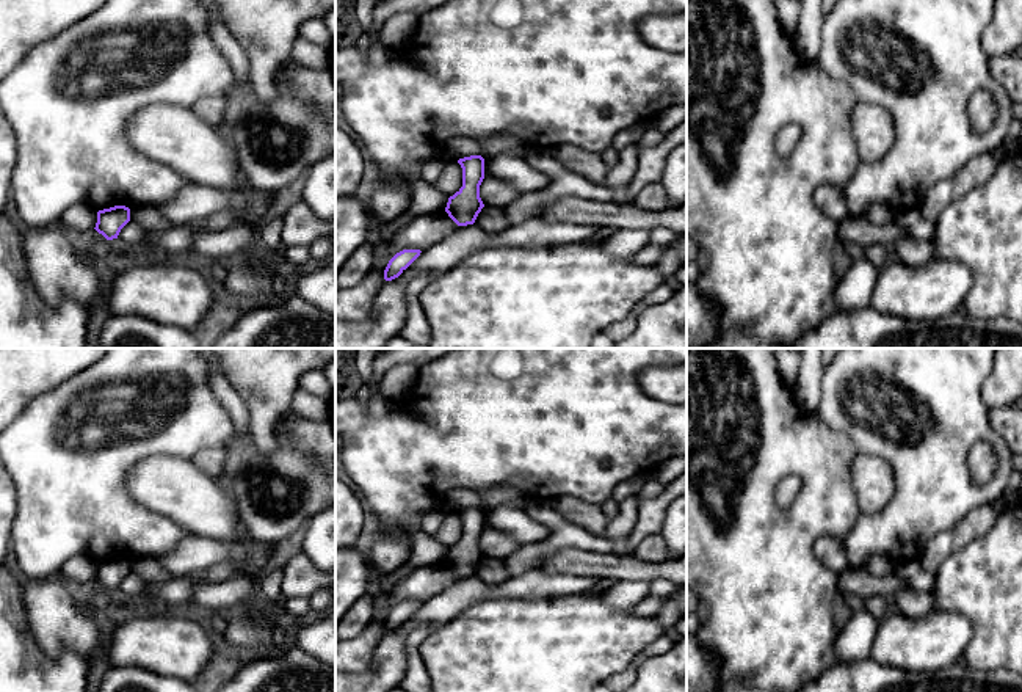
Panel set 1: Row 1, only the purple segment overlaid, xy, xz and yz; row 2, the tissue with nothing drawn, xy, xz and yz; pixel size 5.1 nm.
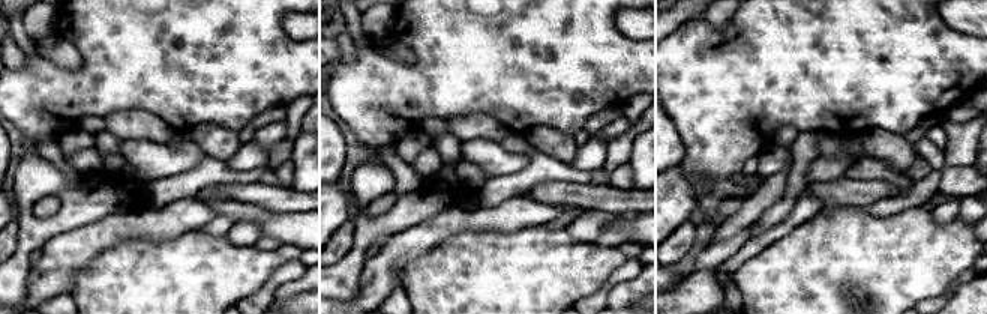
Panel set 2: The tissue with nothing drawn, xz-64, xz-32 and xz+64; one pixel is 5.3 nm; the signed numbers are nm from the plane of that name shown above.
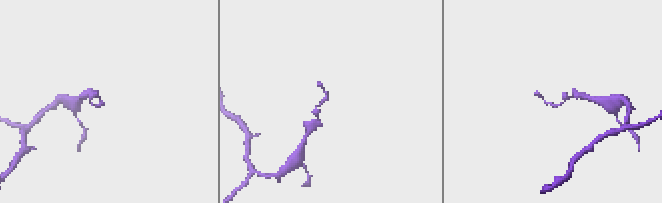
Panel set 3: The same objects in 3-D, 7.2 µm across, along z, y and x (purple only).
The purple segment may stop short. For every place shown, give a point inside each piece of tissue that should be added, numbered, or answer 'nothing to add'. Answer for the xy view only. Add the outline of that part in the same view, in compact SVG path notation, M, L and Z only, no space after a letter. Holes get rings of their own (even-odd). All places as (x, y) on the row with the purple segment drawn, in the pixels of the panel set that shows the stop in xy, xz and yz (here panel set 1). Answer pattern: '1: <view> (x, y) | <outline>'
nothing to add

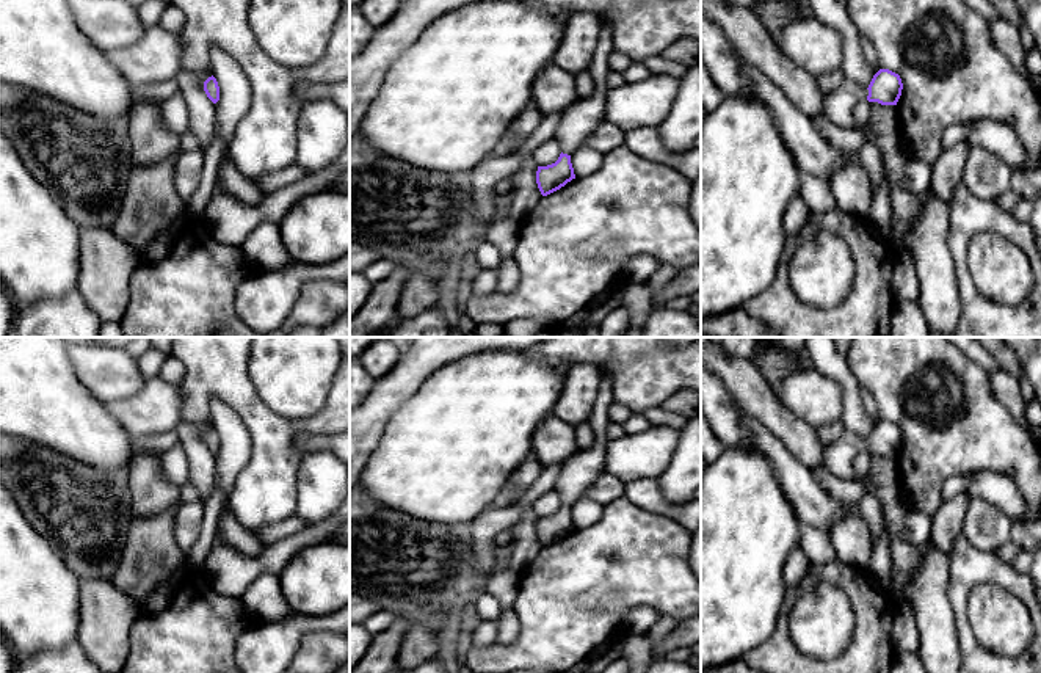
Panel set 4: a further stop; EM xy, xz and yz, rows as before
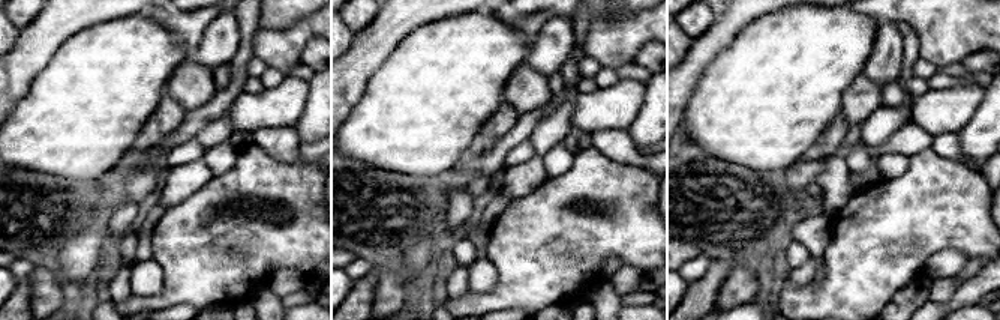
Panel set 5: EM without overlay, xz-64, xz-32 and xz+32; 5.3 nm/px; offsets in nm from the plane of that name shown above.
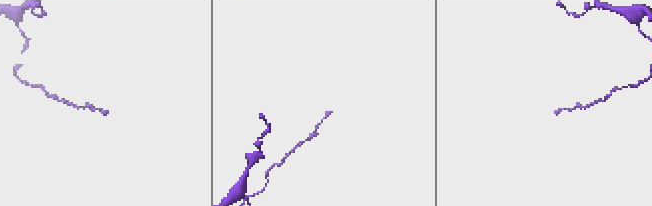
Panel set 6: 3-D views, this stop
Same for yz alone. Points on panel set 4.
1: yz (837, 105) | M845 78L834 93L825 94L823 115L831 122L834 122L842 129L856 129L862 133L864 144L858 151L858 157L869 173L872 195L873 195L878 190L881 174L883 174L880 149L875 144L869 124L858 126L851 113L854 105L859 100L865 100L867 96L869 96L867 88L862 88L856 82Z

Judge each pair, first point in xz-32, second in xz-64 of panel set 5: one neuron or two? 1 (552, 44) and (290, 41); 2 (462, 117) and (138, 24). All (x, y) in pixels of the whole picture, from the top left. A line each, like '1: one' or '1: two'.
1: one
2: one

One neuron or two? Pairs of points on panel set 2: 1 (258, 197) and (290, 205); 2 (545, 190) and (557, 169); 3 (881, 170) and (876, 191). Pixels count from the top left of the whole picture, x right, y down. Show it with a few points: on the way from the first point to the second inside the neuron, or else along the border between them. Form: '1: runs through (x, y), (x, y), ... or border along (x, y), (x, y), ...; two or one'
1: runs through (266, 197), (282, 199); one
2: border along (584, 182), (540, 182), (524, 196); two
3: border along (845, 175), (854, 179), (881, 179), (909, 190); two

